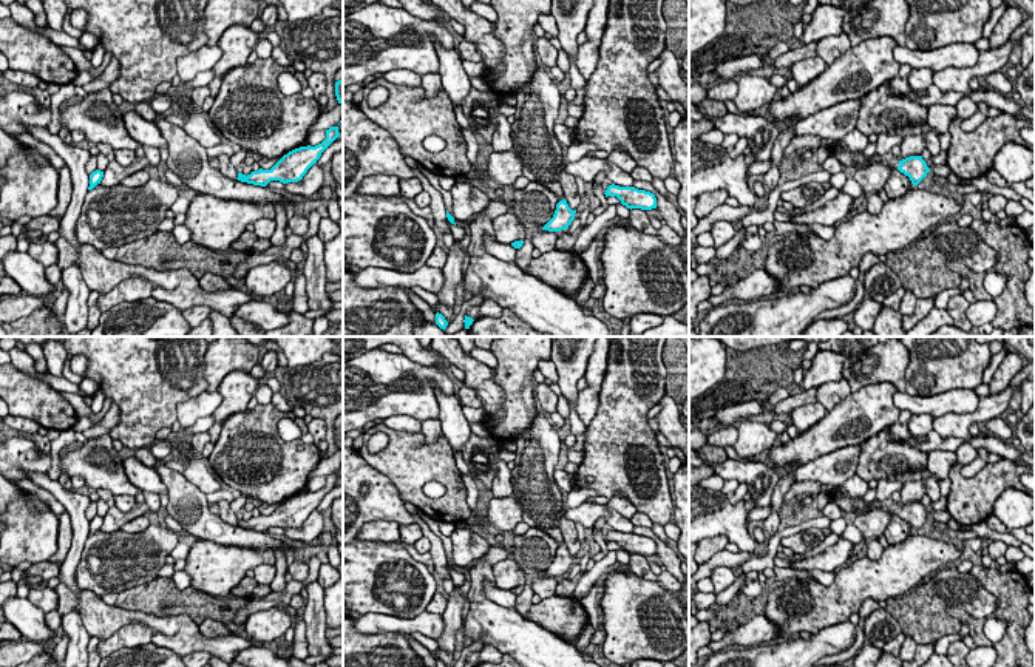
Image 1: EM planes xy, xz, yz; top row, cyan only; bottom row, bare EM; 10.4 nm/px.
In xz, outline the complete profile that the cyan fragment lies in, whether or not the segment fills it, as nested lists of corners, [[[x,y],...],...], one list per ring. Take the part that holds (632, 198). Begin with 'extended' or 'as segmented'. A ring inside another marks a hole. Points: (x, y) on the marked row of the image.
as segmented; [[[609,185],[606,190],[607,196],[616,196],[623,205],[627,208],[641,208],[641,210],[652,210],[657,208],[657,198],[653,193],[646,190],[638,190],[635,187],[619,187],[619,185]]]

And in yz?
extended; [[[843,141],[833,144],[830,156],[836,157],[843,167],[854,167],[856,170],[867,168],[876,162],[885,164],[908,176],[913,185],[918,185],[930,171],[922,156],[910,156],[902,161],[899,161],[891,153],[865,157],[862,151],[853,153]]]

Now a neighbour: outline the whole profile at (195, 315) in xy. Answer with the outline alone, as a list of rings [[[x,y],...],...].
[[[192,306],[182,310],[182,317],[187,324],[193,329],[198,327],[205,318],[209,318],[213,309],[210,306]]]

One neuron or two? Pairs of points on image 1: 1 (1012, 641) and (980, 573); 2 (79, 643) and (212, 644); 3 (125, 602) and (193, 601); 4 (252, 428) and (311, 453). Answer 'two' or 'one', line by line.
1: one
2: two
3: one
4: one

